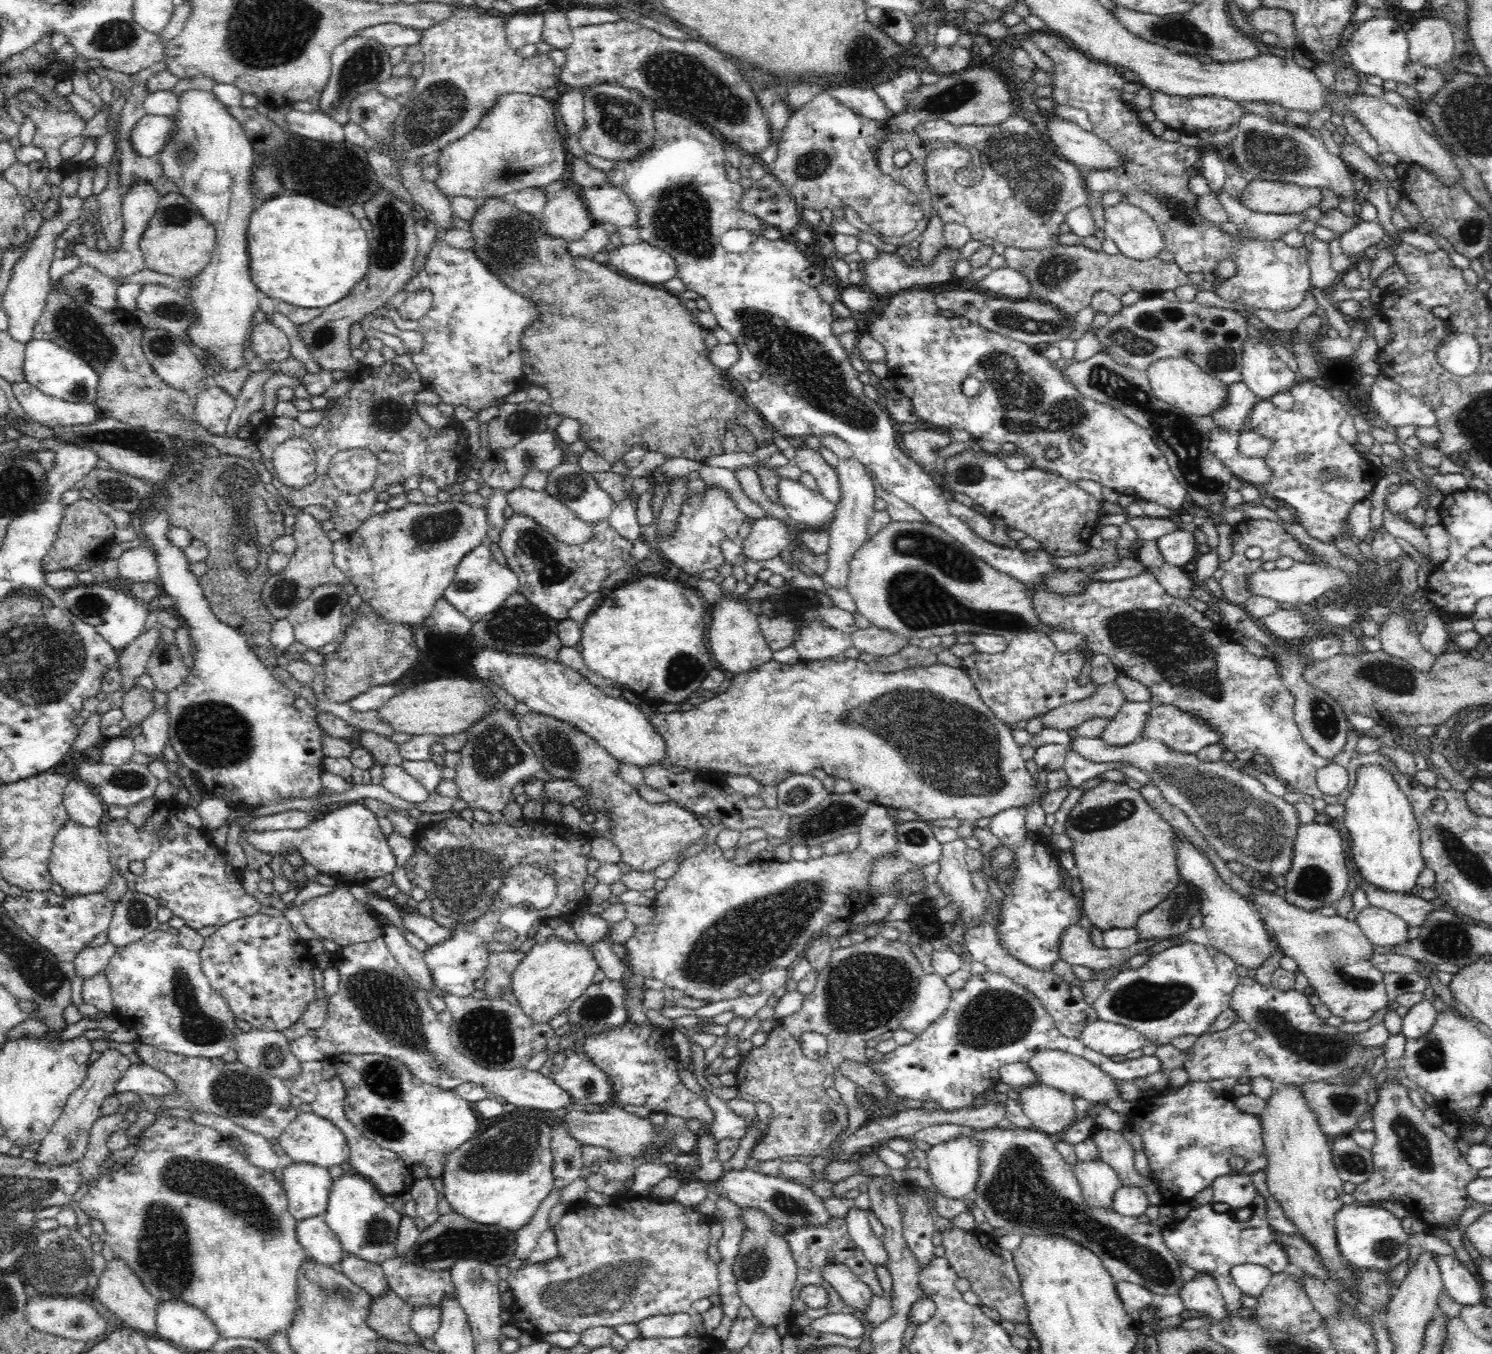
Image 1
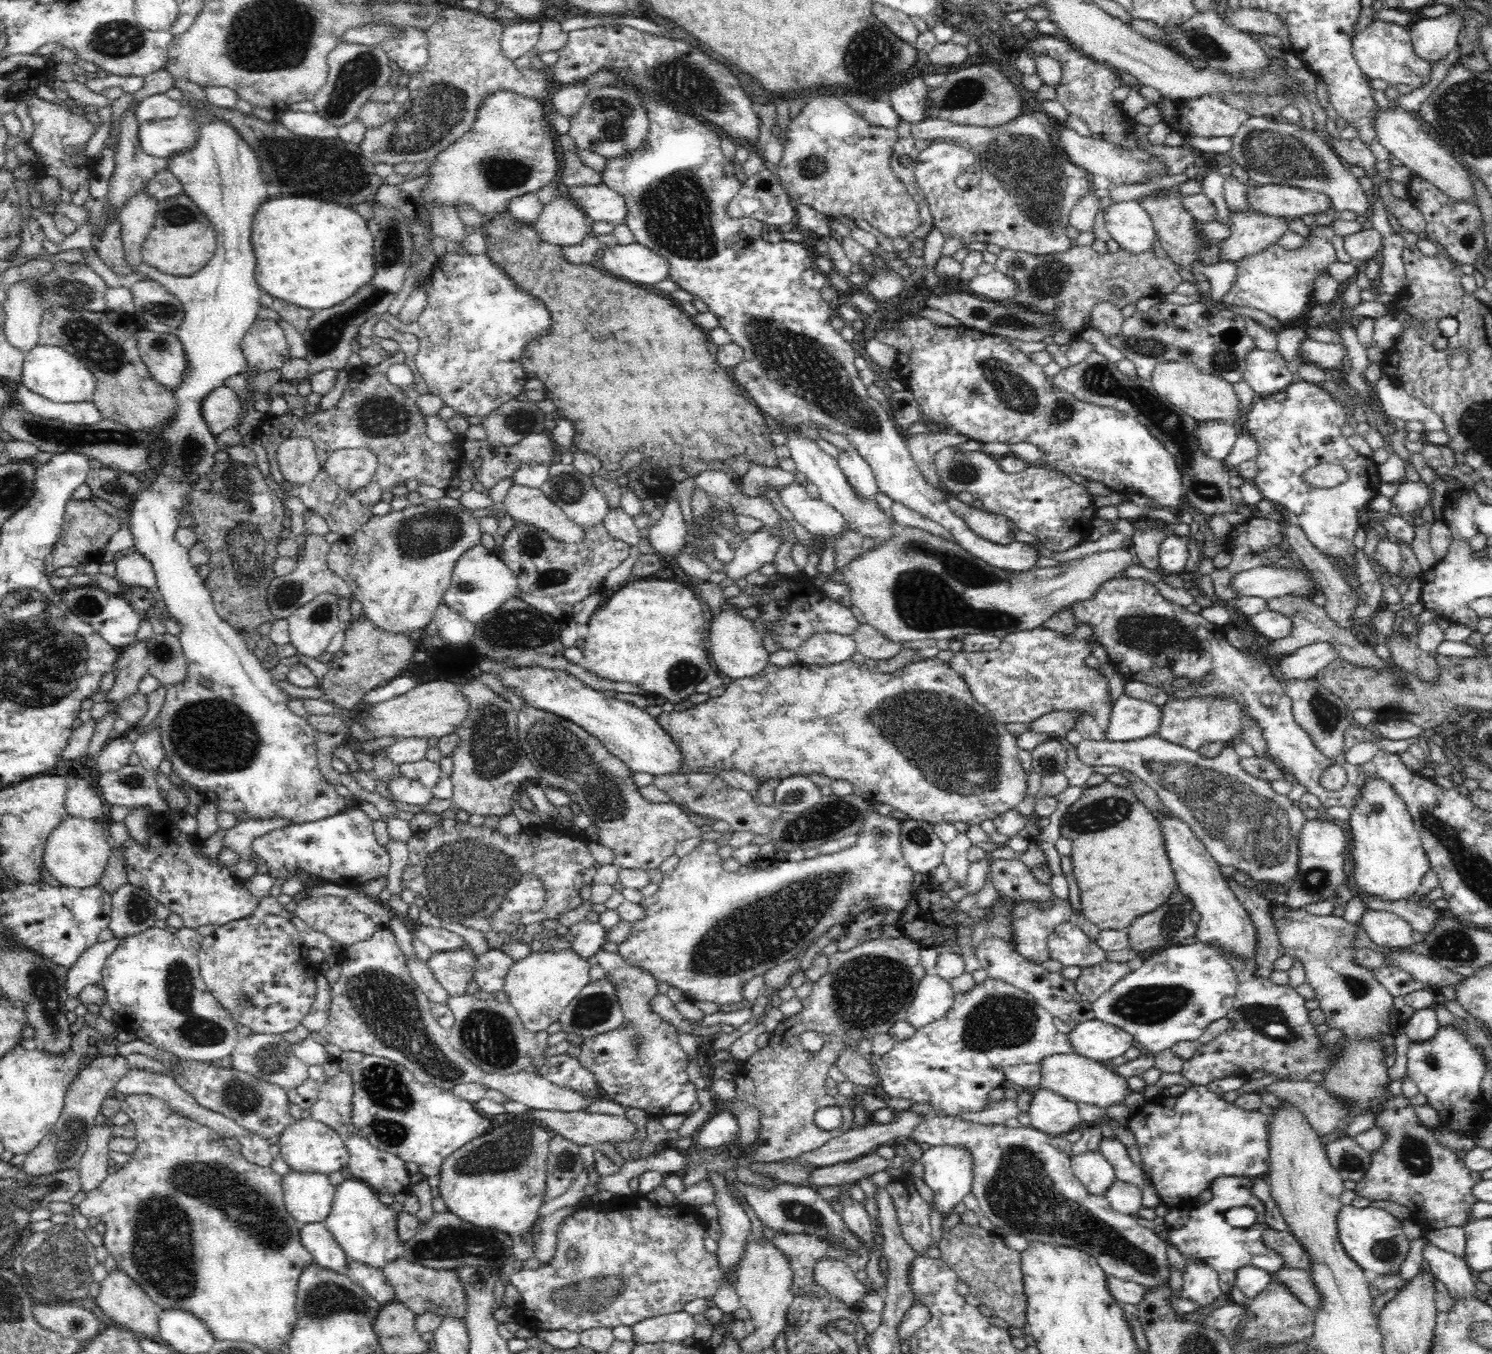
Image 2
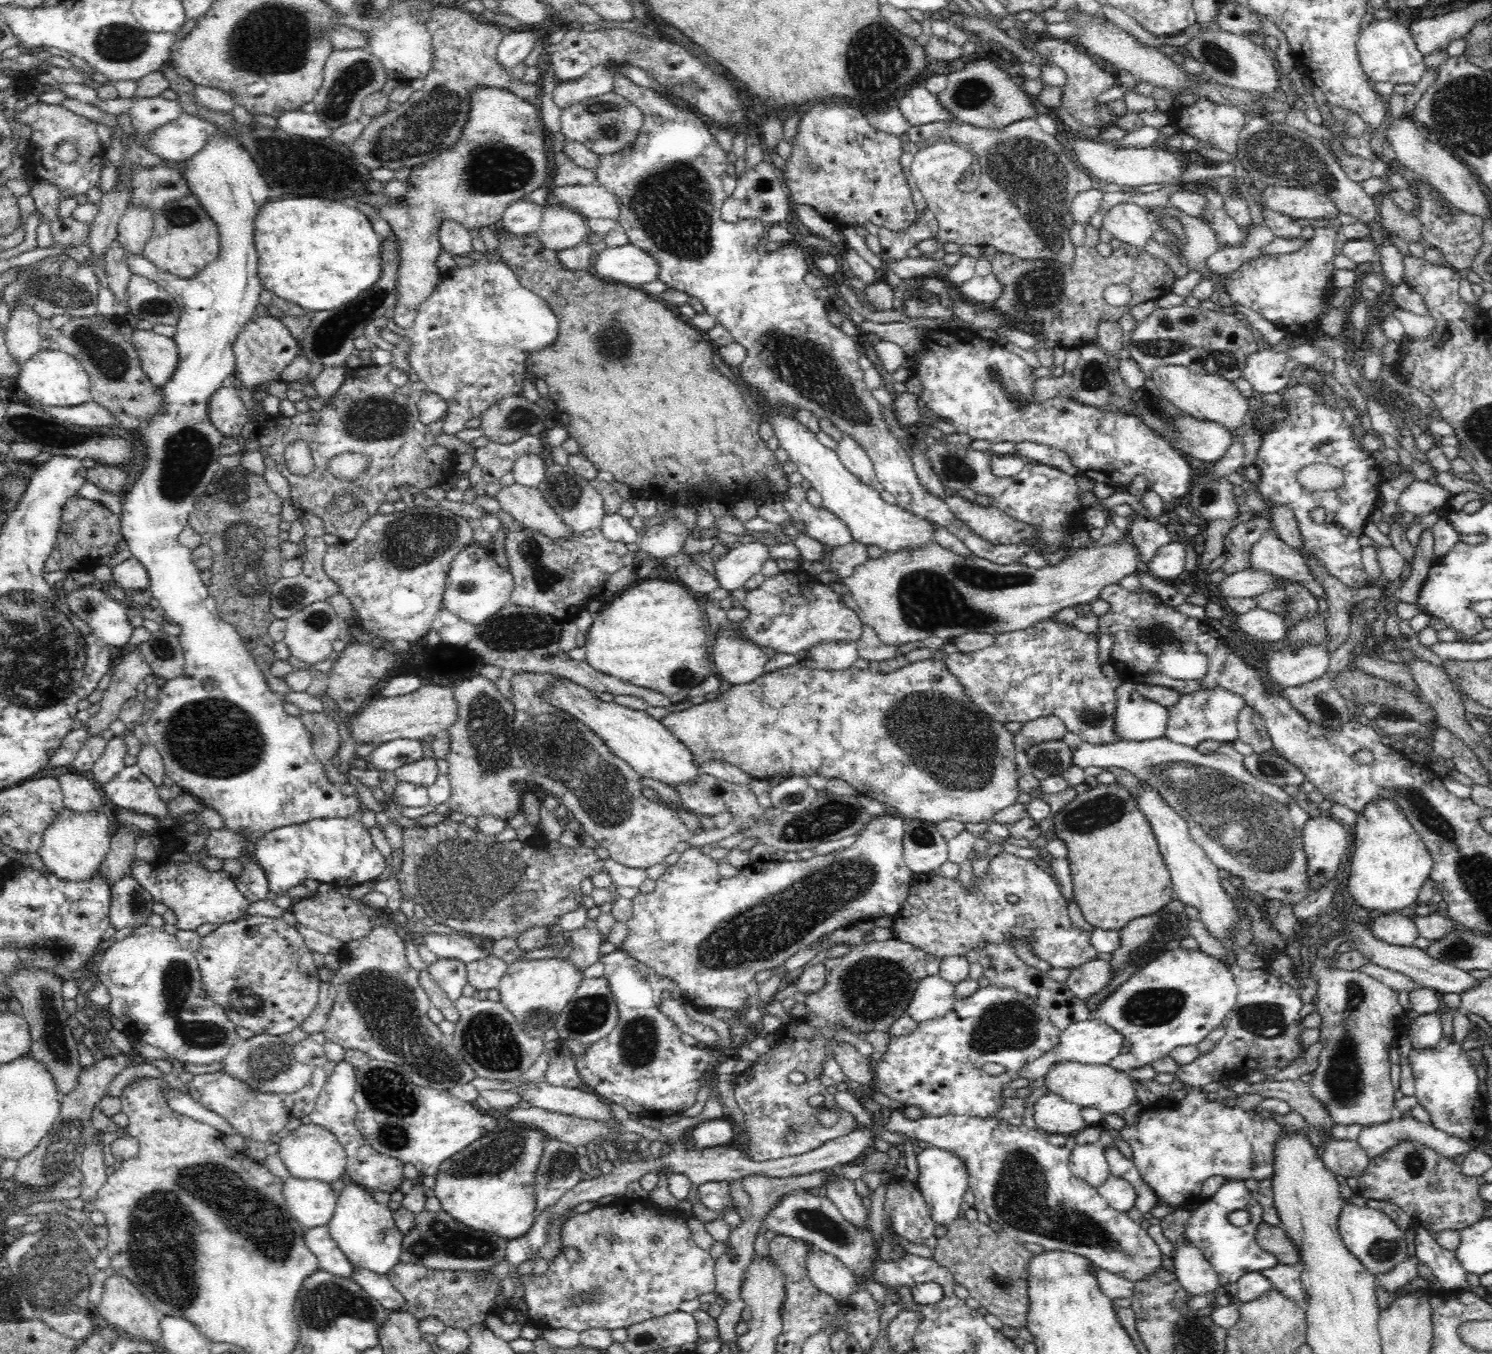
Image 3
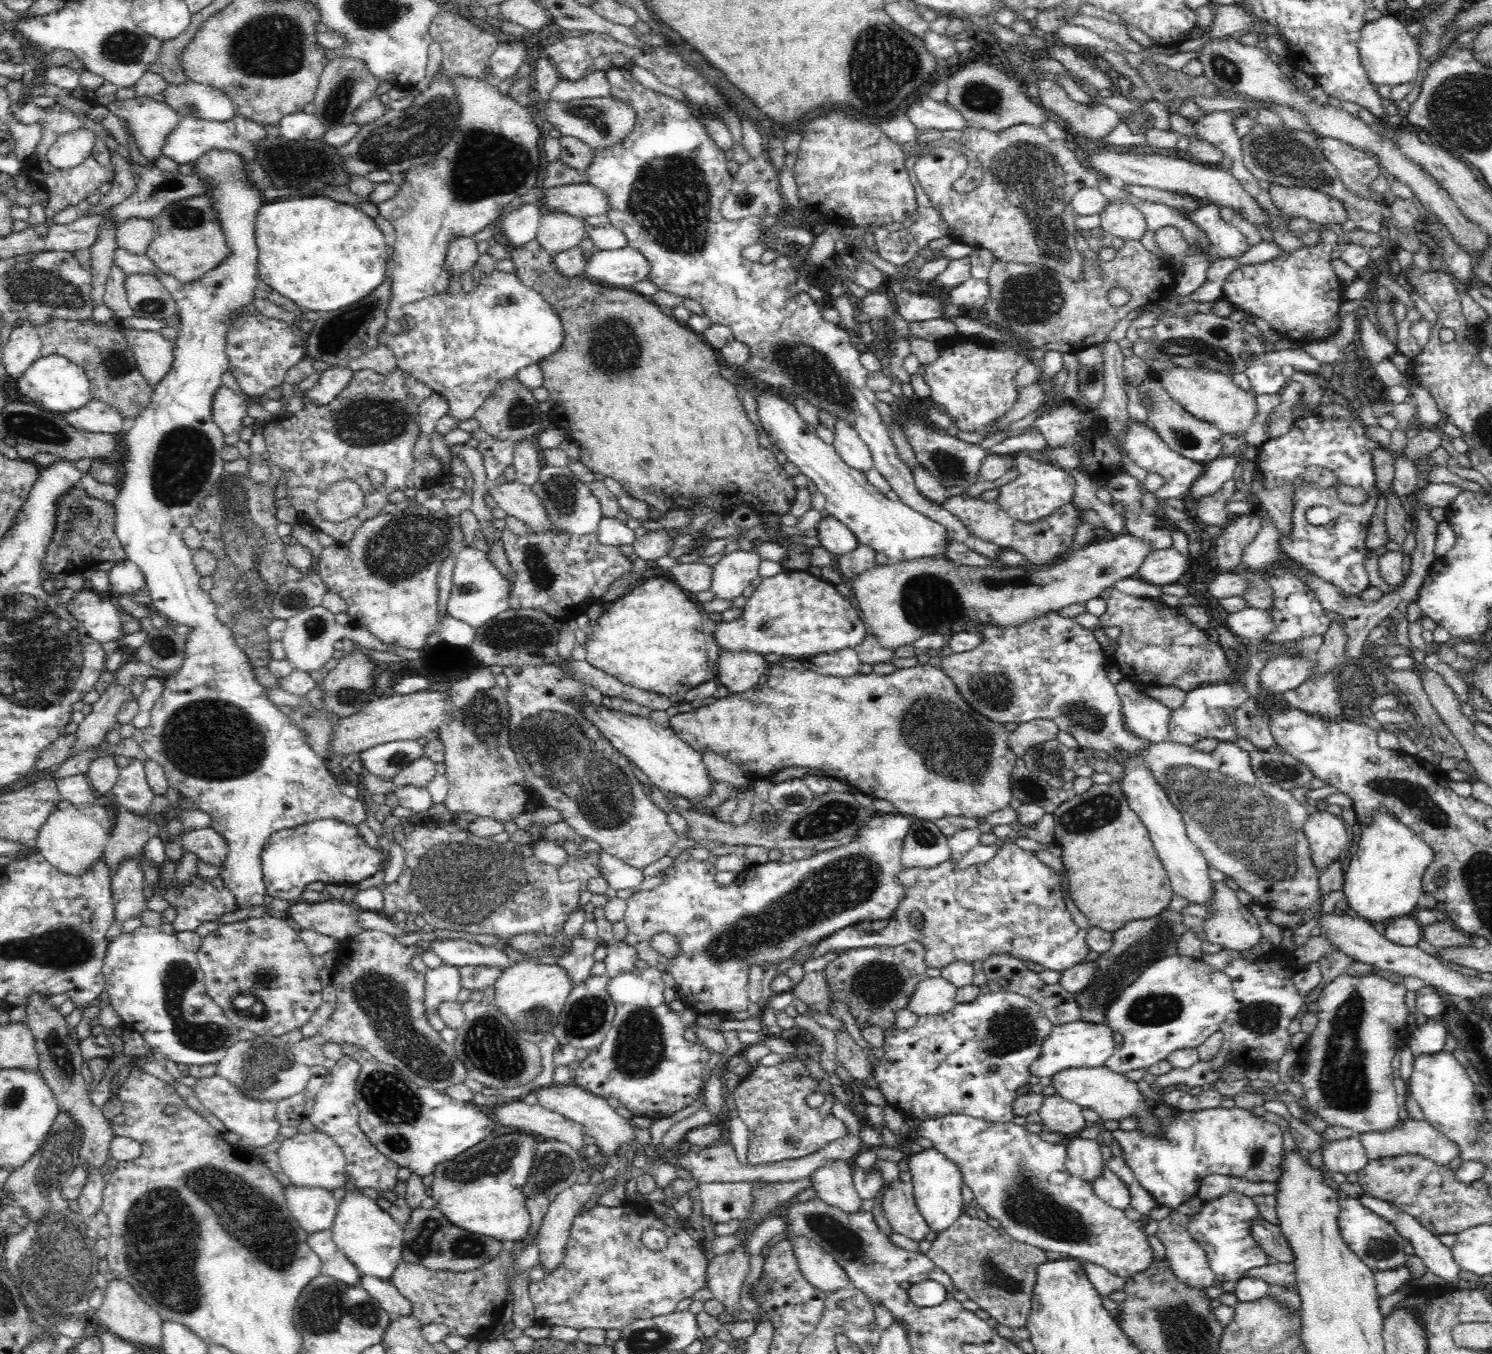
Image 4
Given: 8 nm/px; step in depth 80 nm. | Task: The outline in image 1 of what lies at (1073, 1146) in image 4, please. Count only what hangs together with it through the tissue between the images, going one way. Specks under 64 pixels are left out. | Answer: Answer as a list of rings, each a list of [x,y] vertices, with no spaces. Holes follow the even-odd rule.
[[[1099,1158],[1074,1164],[1074,1172],[1088,1203],[1113,1210],[1114,1192],[1122,1185],[1115,1170]]]

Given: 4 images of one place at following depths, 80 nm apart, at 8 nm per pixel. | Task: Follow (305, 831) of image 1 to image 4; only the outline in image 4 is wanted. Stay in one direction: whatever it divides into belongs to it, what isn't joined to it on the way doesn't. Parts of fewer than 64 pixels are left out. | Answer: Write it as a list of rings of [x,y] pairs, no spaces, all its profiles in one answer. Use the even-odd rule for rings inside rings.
[[[318,819],[294,829],[271,834],[261,854],[267,894],[294,904],[302,901],[306,886],[312,882],[352,886],[381,870],[381,855],[360,837],[356,825],[334,819]]]

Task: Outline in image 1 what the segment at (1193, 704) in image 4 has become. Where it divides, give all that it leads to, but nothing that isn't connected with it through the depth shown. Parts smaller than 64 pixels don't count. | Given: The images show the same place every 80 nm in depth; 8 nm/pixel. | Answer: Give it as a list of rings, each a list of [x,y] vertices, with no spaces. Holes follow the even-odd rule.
[[[1162,704],[1162,706],[1152,707],[1144,721],[1142,737],[1164,742],[1172,750],[1196,754],[1201,748],[1218,743],[1222,735],[1216,727],[1211,726],[1210,722],[1204,722],[1203,718],[1196,718],[1171,704]]]

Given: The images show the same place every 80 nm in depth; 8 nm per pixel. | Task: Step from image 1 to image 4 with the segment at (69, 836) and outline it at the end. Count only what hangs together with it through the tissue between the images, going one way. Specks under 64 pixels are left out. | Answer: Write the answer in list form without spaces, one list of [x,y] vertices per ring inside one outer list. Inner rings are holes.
[[[58,799],[52,806],[48,818],[40,826],[37,835],[37,852],[60,873],[64,875],[82,875],[103,856],[112,830],[111,809],[97,803],[85,803],[76,806],[75,803]]]

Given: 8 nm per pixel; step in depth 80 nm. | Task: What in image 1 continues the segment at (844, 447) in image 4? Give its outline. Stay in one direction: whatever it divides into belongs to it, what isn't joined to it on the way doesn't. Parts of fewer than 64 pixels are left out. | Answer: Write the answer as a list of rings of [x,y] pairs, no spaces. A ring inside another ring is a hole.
[[[854,458],[840,461],[837,467],[839,485],[842,487],[842,502],[835,505],[835,524],[829,529],[829,549],[826,570],[821,574],[823,581],[832,588],[847,588],[849,574],[849,562],[852,560],[855,550],[869,537],[867,526],[870,518],[877,512],[874,510],[874,501],[877,496],[871,481],[872,473],[862,463]]]

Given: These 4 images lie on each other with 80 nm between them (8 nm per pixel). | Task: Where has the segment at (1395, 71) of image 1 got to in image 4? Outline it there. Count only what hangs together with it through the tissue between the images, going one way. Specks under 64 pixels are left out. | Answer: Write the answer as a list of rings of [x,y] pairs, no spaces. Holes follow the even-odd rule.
[[[1386,13],[1377,20],[1364,25],[1358,44],[1359,58],[1369,76],[1370,82],[1376,86],[1388,84],[1391,87],[1406,82],[1414,82],[1420,70],[1419,44],[1407,32],[1406,26],[1398,21],[1392,13]]]

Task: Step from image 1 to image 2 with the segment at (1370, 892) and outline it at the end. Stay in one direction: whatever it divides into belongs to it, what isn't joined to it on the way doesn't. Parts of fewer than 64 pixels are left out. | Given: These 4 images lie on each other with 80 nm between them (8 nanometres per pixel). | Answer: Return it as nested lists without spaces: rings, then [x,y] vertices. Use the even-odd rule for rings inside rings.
[[[1372,898],[1370,902],[1366,902],[1368,909],[1384,910],[1398,914],[1400,918],[1410,924],[1413,930],[1424,935],[1434,930],[1434,926],[1438,924],[1440,916],[1443,912],[1434,911],[1432,908],[1422,906],[1419,898],[1412,898],[1407,901],[1400,902],[1381,902],[1380,898]]]

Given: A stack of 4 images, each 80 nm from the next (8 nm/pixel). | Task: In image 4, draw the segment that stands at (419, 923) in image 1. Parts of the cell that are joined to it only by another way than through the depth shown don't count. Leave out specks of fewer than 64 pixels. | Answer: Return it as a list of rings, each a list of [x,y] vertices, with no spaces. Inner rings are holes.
[[[434,940],[425,944],[428,949],[434,951],[444,964],[463,966],[488,966],[500,967],[504,970],[514,964],[505,951],[496,948],[481,946],[466,940]]]

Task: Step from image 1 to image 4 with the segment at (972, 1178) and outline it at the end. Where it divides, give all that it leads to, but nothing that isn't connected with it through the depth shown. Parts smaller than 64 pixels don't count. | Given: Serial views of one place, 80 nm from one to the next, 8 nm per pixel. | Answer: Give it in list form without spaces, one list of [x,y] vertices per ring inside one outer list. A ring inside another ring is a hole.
[[[932,1148],[917,1154],[909,1154],[909,1172],[913,1184],[913,1196],[920,1216],[924,1217],[928,1228],[940,1234],[963,1213],[962,1184],[964,1179],[956,1163]]]

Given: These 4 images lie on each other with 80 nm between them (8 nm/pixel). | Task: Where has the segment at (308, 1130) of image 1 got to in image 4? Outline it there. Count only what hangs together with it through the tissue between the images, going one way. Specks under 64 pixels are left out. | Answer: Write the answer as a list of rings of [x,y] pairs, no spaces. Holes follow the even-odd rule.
[[[314,1131],[302,1132],[286,1138],[277,1150],[281,1170],[296,1186],[312,1189],[326,1189],[328,1192],[344,1186],[347,1181],[347,1162],[342,1149],[336,1145],[332,1138]]]

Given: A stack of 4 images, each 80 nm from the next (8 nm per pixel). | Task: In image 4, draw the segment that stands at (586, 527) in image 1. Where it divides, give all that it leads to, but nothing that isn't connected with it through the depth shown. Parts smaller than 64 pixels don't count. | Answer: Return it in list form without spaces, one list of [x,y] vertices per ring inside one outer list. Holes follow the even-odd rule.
[[[514,480],[506,481],[500,486],[494,485],[488,492],[498,507],[502,508],[506,515],[513,516],[526,523],[528,529],[533,533],[557,533],[554,530],[553,522],[545,513],[544,505],[540,497],[534,493],[530,485]]]

